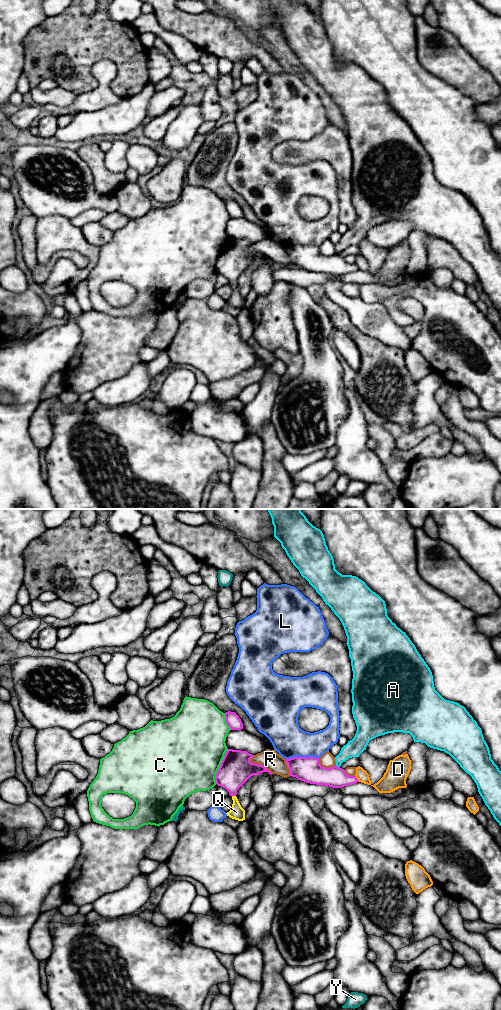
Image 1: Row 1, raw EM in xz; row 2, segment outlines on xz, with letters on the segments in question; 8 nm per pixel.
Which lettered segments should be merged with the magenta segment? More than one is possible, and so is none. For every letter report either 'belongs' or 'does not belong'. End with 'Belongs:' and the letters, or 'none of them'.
A: does not belong
C: does not belong
D: does not belong
L: does not belong
Q: belongs
R: does not belong
Y: does not belong
Belongs: Q

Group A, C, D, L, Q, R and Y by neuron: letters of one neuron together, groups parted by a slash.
A / C / D / L / Q / R / Y

